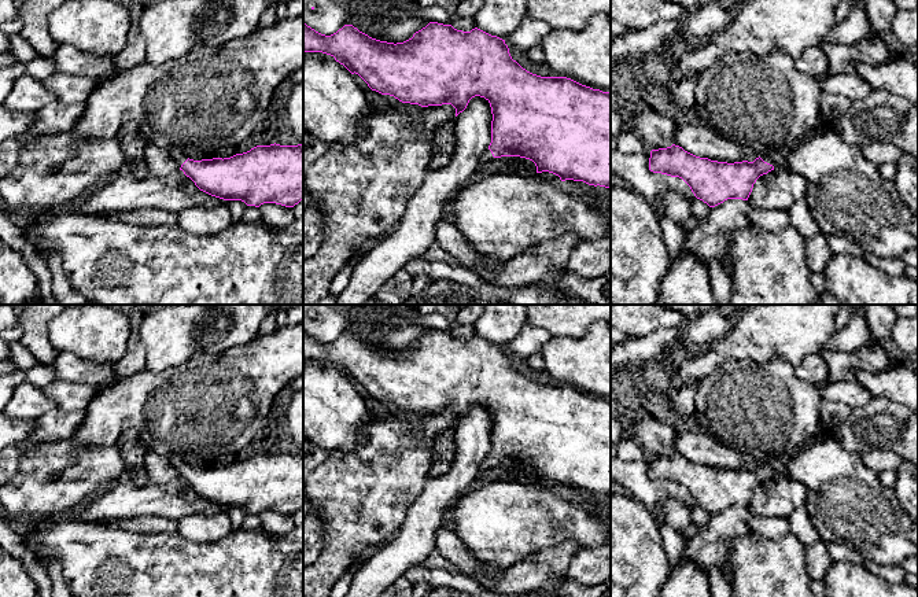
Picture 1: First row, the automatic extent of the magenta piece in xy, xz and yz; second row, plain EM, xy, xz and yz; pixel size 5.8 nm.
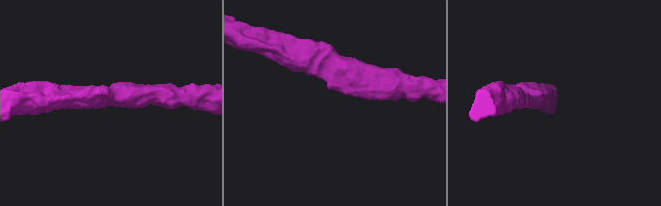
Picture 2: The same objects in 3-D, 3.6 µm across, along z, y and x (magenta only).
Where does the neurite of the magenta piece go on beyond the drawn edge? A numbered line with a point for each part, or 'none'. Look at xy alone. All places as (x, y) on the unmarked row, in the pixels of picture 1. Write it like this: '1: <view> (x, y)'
1: xy (180, 465)

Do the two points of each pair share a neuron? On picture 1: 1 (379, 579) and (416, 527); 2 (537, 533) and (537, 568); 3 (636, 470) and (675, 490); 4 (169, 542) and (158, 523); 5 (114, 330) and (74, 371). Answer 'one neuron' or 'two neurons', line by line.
1: one neuron
2: two neurons
3: one neuron
4: two neurons
5: two neurons

